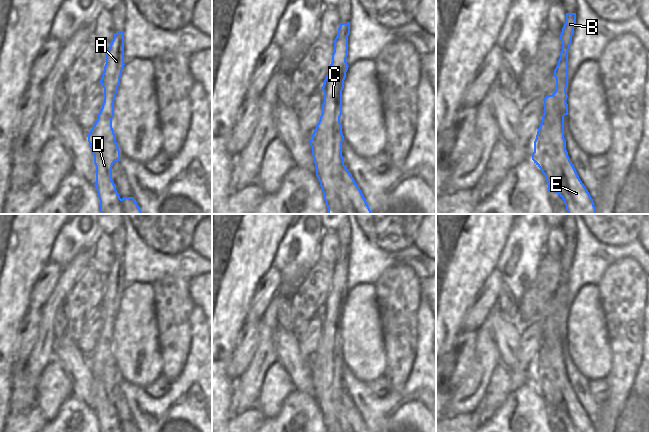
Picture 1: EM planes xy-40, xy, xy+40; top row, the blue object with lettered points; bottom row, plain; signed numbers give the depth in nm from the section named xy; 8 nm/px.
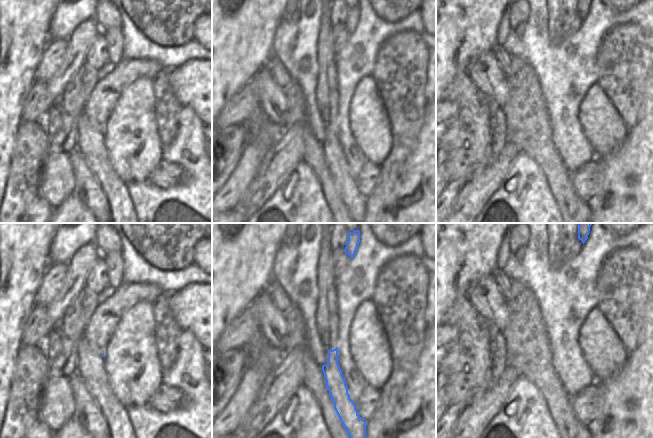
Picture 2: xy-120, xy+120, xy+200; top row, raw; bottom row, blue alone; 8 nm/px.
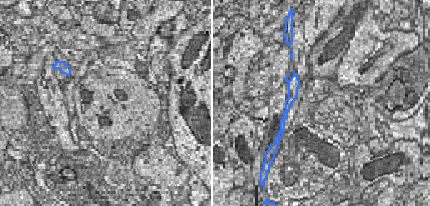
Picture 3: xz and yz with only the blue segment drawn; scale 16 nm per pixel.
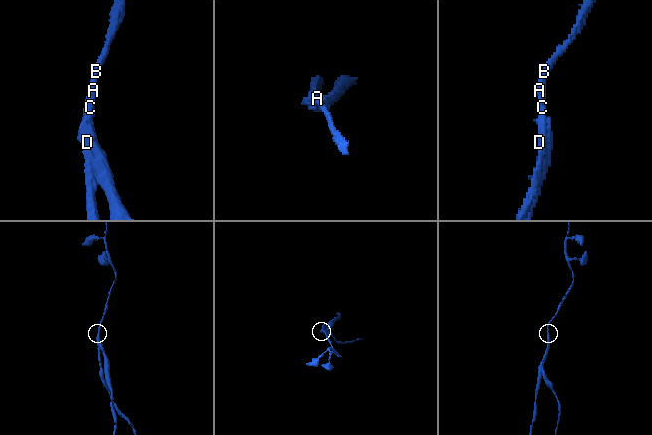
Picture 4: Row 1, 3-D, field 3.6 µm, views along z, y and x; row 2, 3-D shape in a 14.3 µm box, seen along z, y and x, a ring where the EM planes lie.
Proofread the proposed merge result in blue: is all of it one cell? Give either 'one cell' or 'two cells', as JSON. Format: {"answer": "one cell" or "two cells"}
{"answer": "two cells"}

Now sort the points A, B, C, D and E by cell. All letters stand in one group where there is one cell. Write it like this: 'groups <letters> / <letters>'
groups A B C D / E

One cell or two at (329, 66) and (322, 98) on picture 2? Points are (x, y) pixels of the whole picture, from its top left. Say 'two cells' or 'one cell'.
one cell

